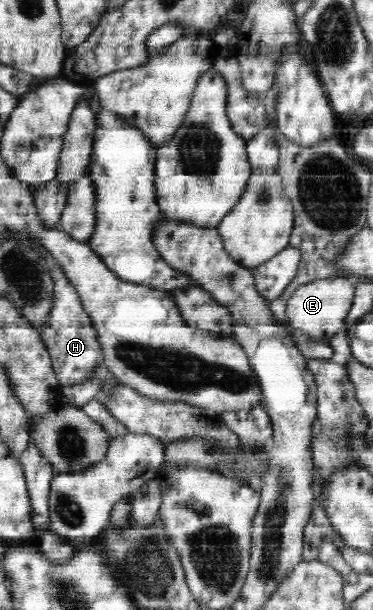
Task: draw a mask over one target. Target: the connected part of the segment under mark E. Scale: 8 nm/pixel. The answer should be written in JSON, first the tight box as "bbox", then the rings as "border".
{"bbox":[286,277,356,343],"border":[[[328,277],[300,285],[289,297],[286,323],[289,329],[300,329],[315,341],[330,343],[332,336],[346,328],[345,321],[352,306],[356,281],[348,277]]]}

